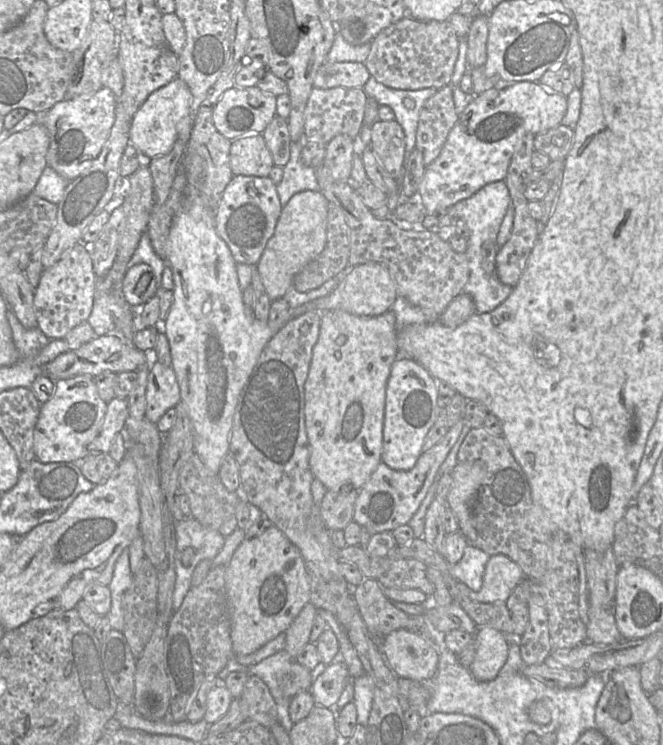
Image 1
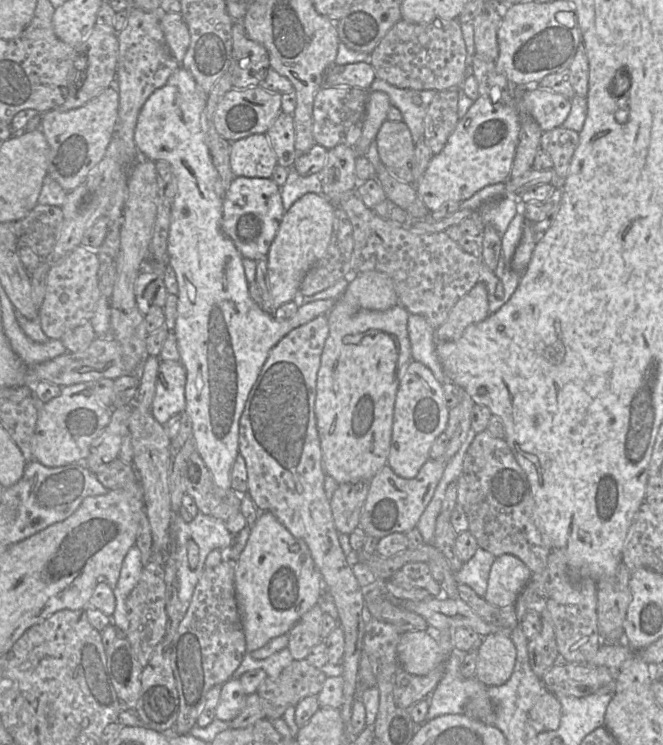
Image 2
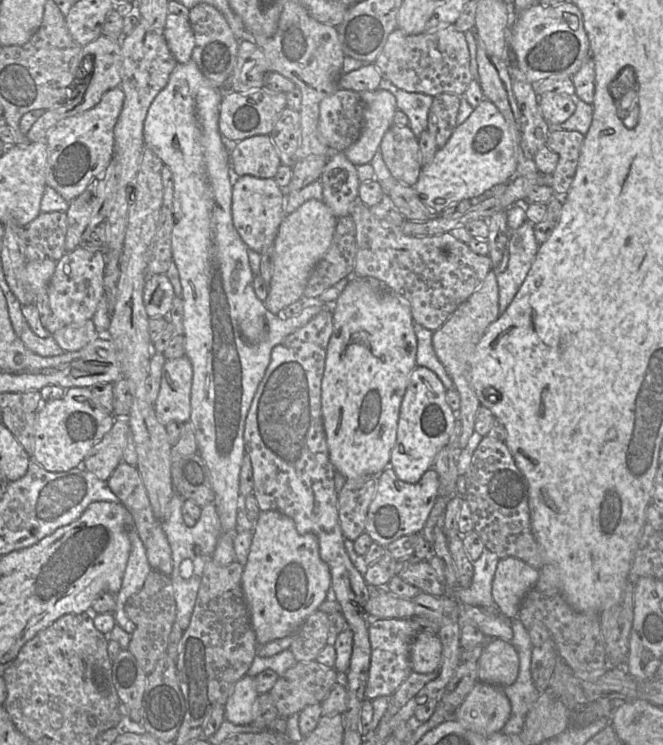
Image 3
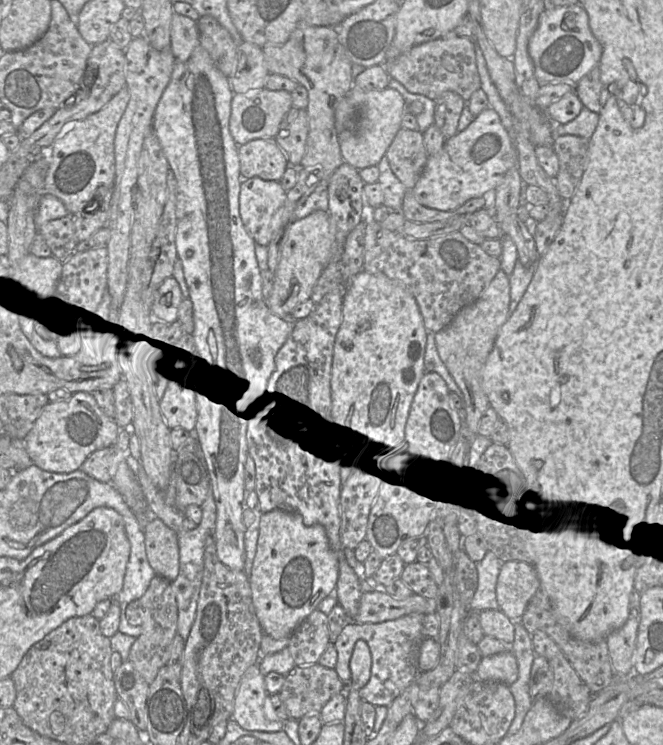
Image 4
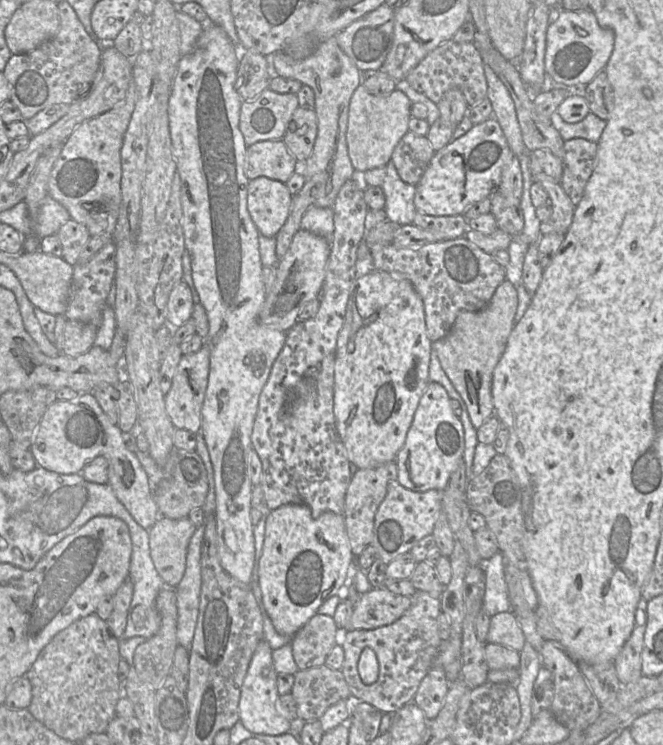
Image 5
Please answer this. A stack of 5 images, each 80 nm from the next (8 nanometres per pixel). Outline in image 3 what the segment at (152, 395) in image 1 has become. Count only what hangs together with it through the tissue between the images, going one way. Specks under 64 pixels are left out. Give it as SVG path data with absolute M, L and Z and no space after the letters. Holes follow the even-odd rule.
M185 355L167 359L164 363L160 389L154 404L156 417L164 426L172 421L185 423L190 420L192 377L192 364Z

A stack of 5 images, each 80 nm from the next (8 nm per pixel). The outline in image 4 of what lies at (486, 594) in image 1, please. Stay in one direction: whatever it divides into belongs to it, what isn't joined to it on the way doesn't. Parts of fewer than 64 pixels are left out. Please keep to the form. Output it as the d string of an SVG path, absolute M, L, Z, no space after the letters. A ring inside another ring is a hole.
M518 560L503 562L496 584L499 610L511 620L519 621L540 587L540 578L534 565Z

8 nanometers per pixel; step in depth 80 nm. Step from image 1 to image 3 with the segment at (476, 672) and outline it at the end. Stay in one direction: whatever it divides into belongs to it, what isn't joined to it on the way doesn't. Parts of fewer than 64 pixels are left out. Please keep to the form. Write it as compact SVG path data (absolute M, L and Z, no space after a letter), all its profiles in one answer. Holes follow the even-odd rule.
M495 638L483 646L477 661L478 681L506 687L515 682L519 657L512 643Z

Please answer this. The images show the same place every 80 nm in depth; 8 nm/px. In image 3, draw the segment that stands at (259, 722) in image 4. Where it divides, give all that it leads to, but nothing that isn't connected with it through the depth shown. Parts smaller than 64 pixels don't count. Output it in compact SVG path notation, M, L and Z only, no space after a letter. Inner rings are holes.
M244 676L235 684L224 705L225 719L236 725L250 725L253 721L253 705L258 695L254 677Z

